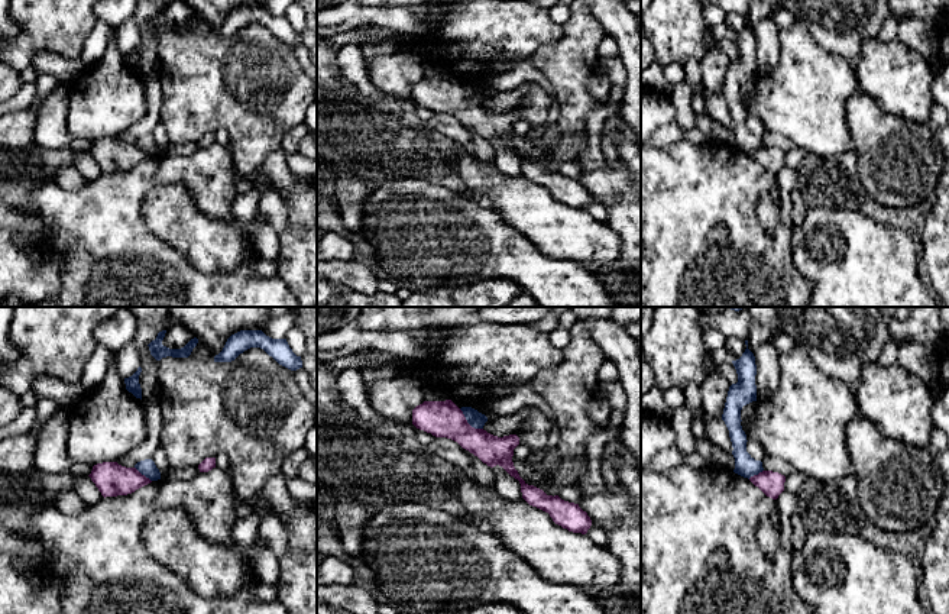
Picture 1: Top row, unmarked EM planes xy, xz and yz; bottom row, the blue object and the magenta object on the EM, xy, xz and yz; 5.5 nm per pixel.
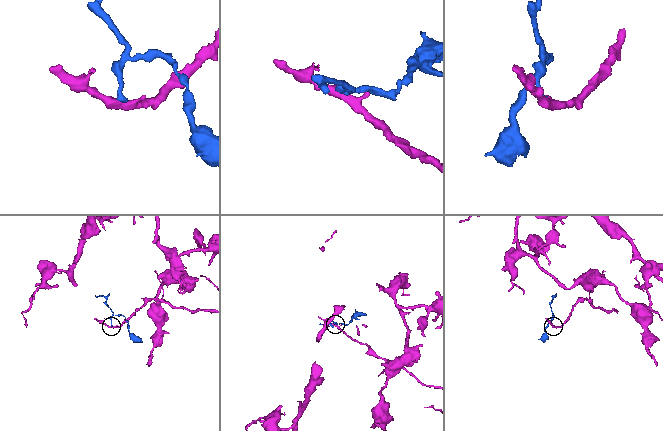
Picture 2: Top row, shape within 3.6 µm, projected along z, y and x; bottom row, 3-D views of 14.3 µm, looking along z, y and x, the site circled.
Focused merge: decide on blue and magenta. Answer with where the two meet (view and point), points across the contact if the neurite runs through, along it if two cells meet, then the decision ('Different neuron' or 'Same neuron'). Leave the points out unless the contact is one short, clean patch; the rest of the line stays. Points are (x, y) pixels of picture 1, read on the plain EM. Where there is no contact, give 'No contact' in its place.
Touches blue at xz (469, 99). Boundary: xz (459, 84), (472, 102), (482, 104). Different neuron

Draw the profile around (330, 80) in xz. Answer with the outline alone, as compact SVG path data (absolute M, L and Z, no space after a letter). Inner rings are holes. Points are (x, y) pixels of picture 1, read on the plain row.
M317 35L317 88L324 94L352 94L356 85L347 80L337 62L339 49Z

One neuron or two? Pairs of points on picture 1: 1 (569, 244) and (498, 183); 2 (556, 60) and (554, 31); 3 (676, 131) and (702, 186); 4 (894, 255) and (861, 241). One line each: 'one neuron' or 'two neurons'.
1: one neuron
2: two neurons
3: two neurons
4: one neuron

